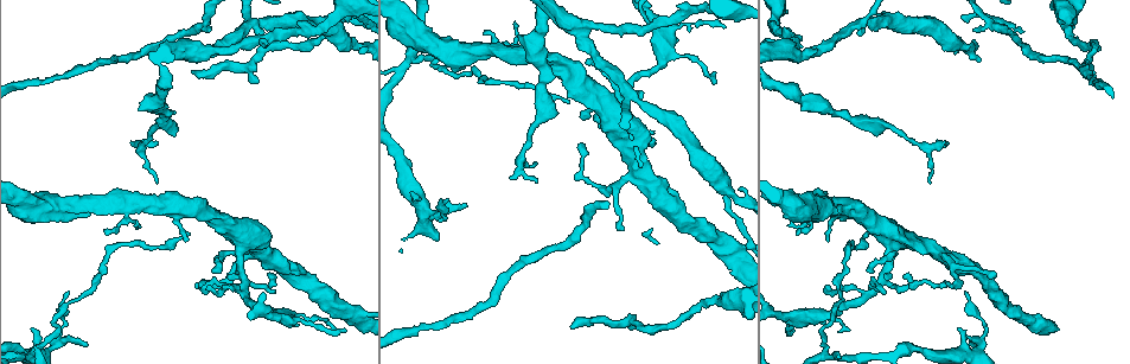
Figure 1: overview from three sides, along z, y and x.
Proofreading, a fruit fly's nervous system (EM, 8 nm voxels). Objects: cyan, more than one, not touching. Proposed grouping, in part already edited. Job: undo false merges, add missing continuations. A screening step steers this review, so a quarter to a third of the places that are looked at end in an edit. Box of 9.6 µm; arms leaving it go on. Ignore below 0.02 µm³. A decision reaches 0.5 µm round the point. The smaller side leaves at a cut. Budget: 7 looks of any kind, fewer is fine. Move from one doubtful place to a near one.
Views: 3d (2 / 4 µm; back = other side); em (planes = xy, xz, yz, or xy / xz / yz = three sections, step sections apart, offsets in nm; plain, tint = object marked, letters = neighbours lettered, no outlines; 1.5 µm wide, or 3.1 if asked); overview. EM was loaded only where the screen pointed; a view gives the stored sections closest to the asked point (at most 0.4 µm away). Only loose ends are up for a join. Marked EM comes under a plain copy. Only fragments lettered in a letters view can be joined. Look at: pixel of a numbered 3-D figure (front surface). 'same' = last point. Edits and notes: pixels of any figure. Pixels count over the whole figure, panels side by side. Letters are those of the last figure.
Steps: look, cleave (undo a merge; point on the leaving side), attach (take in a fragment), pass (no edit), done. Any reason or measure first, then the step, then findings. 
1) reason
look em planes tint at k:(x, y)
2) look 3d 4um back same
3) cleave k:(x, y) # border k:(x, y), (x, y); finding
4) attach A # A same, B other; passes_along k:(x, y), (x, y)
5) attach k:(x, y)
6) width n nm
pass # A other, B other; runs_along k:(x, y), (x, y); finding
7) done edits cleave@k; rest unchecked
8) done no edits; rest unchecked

abrupt turn
look em planes letters at 1:(143, 150)

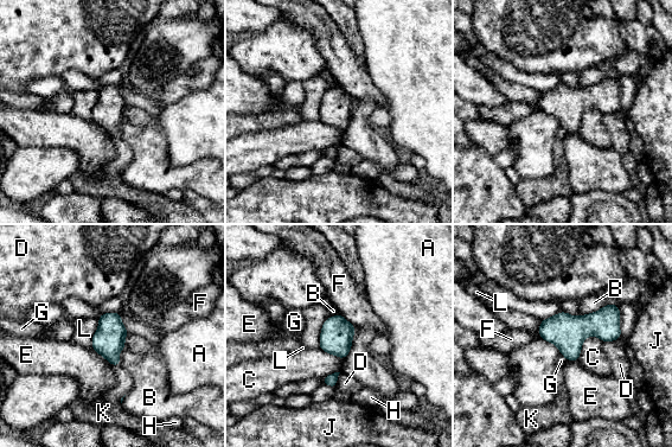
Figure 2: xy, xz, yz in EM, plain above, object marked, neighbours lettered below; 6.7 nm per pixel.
pass # A other, B other, C other, D other, E other, F other, G other, H other, J other, K other, L other; border 2:(606, 305), (581, 315); one cell here

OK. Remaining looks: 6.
thin end
look 3d 2um at 1:(211, 30)

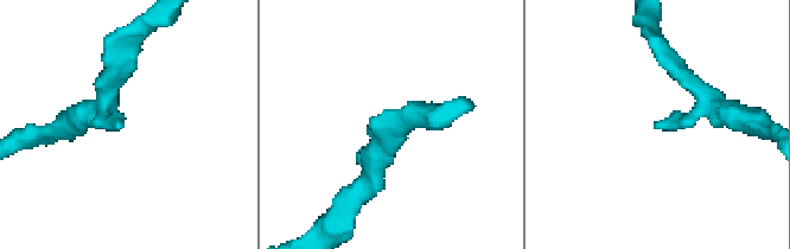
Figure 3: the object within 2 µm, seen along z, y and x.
shape alone is not enough
look em xy step 4 letters at 3:(655, 128)

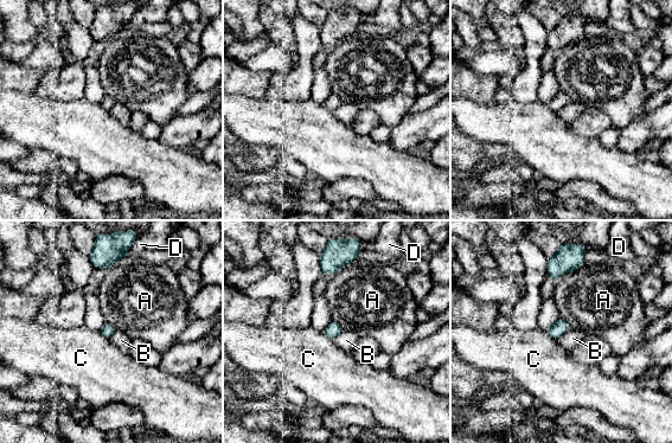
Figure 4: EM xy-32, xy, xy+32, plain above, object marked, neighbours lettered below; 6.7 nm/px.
cut it another way
look em yz step 8 letters same

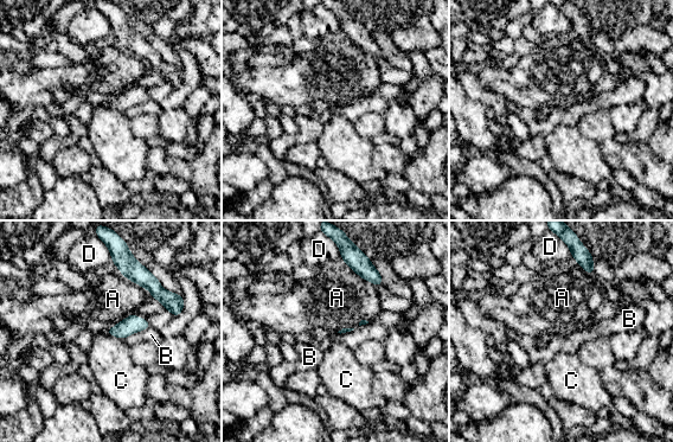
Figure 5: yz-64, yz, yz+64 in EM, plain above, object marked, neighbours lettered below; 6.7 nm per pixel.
pass # A other, B other, C other, D other; border 5:(107, 332), (122, 339); no lettered fragment goes on from it

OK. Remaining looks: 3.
thin end
look em xy step 4 letters at 1:(971, 343)

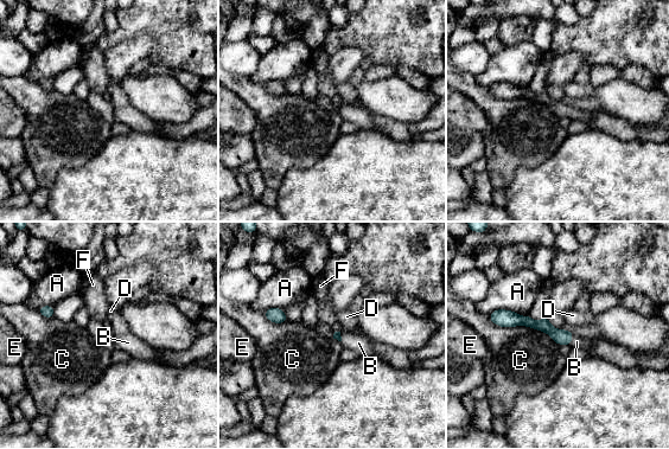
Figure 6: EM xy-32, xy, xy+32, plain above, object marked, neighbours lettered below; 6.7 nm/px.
attach 6:(577, 341) # A other, B same, C other, D other, E other, F other; passes_along 6:(560, 337), (571, 340), (577, 341); it goes on there

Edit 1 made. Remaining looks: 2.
done edits attach@6; rest unchecked

